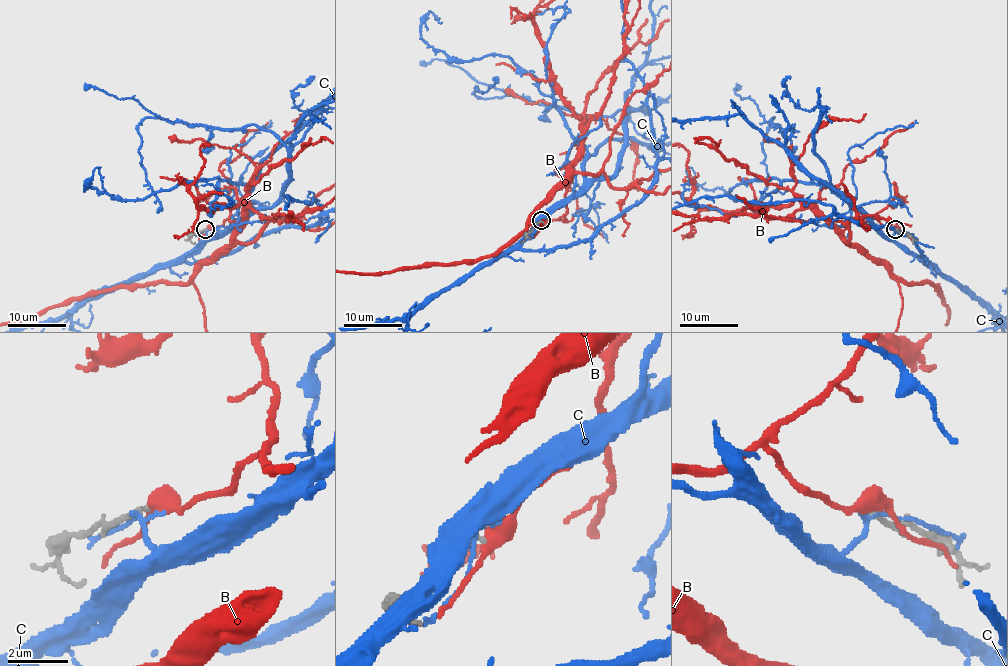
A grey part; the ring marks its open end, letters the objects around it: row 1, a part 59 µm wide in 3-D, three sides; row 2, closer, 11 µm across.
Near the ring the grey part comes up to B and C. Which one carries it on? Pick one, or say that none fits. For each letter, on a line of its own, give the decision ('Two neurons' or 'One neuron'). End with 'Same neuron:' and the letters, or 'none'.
B: Two neurons
C: Two neurons
Same neuron: none

